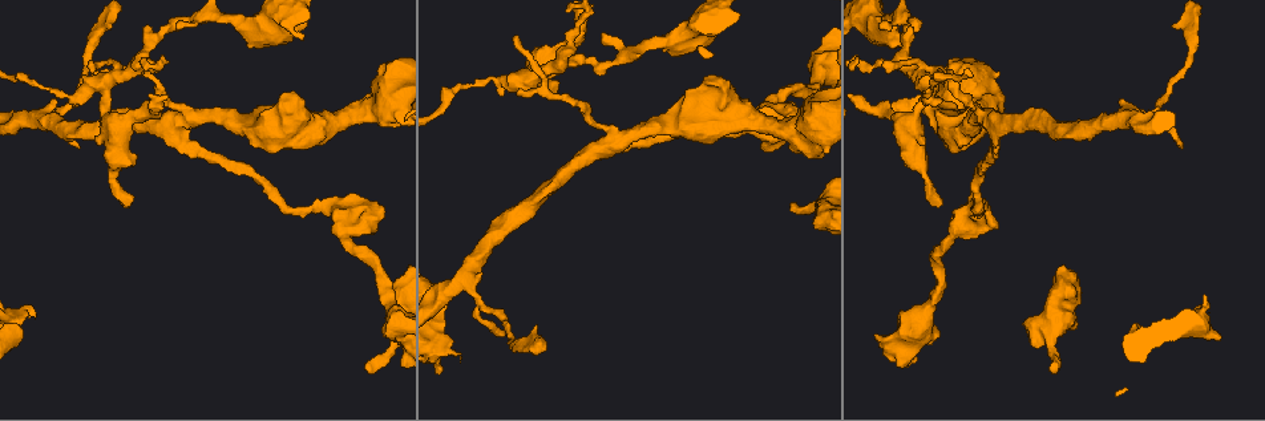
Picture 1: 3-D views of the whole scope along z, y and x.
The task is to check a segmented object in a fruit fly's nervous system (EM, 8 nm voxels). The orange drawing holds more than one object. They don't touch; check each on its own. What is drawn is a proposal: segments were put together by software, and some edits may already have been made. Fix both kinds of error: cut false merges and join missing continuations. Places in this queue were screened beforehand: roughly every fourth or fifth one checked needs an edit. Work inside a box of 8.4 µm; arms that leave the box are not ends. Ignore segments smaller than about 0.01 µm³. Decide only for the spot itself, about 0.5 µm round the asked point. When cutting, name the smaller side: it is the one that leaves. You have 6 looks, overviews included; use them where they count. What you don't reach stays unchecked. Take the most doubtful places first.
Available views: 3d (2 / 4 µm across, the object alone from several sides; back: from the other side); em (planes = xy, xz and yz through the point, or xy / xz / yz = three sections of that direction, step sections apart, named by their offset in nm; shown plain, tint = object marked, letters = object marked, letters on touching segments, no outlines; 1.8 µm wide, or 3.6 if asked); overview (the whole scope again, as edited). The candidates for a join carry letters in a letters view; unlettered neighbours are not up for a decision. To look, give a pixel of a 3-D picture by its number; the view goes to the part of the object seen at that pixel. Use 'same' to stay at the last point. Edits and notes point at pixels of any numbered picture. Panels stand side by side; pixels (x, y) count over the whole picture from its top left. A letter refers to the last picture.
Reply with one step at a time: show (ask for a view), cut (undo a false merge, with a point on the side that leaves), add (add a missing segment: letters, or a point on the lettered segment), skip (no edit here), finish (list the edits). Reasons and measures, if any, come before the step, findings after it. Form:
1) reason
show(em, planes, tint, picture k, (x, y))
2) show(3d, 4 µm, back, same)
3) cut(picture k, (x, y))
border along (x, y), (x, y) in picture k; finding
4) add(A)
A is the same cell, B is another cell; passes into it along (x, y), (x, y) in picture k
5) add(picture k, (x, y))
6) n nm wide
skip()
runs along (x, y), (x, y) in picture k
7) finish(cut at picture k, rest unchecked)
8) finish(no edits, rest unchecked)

branch stops here
show(3d, 2 µm, picture 1, (369, 373))

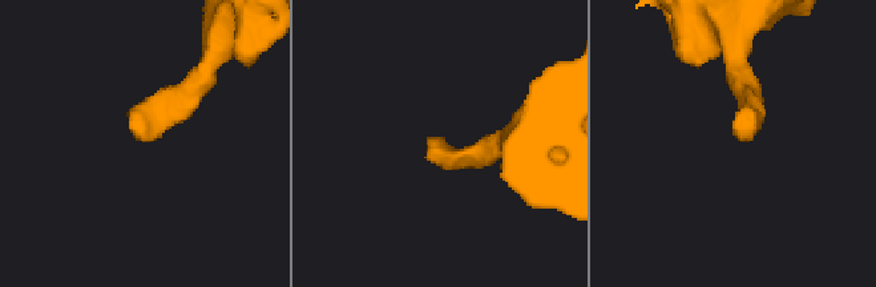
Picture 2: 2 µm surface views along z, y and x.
show(em, planes, plain, picture 2, (142, 139))

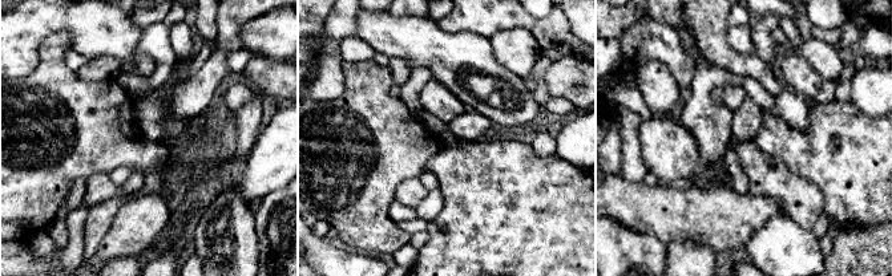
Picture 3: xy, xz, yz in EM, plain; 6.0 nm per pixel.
show(em, planes, letters, same)

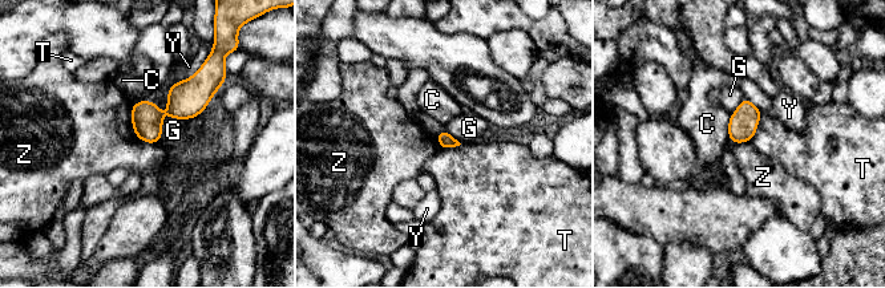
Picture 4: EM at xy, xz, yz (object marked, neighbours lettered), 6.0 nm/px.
skip()
C, G, T, Y and Z are other cells; no lettered segment goes on from it

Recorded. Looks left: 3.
an open end
show(em, planes, letters, picture 1, (18, 327))

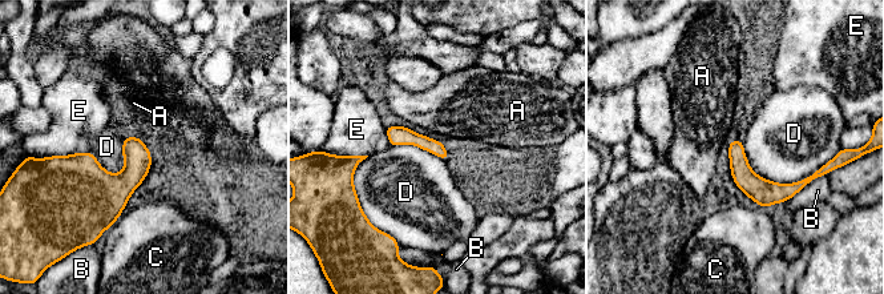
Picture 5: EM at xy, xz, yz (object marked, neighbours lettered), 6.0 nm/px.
D touches over 550 nm
skip()
A, B, C, D and E are other cells; border along (739, 139), (776, 182), (827, 161) in picture 5; none of them fits

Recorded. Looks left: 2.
sharp bend
show(3d, 4 µm, back, picture 1, (330, 210))

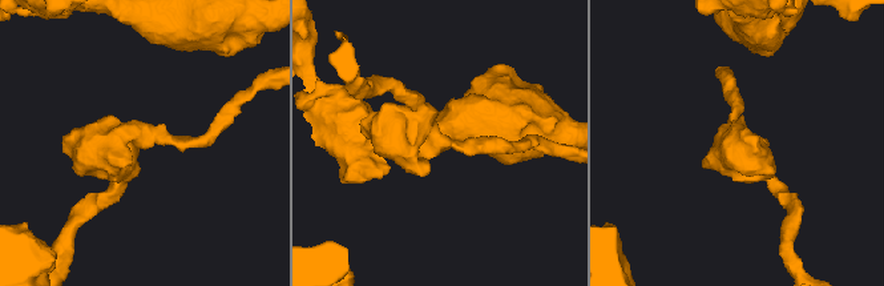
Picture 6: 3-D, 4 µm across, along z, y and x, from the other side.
shape alone is not enough
show(em, planes, letters, picture 6, (442, 141))

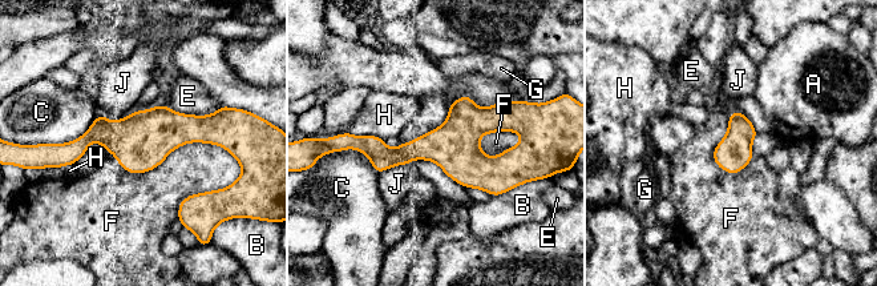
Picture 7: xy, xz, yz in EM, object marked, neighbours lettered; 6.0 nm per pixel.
skip()
A, B, C, E, F, G, H and J are other cells; border along (230, 153), (109, 154) in picture 7; continuous, no second cell

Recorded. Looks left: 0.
finish(no edits, rest unchecked)

